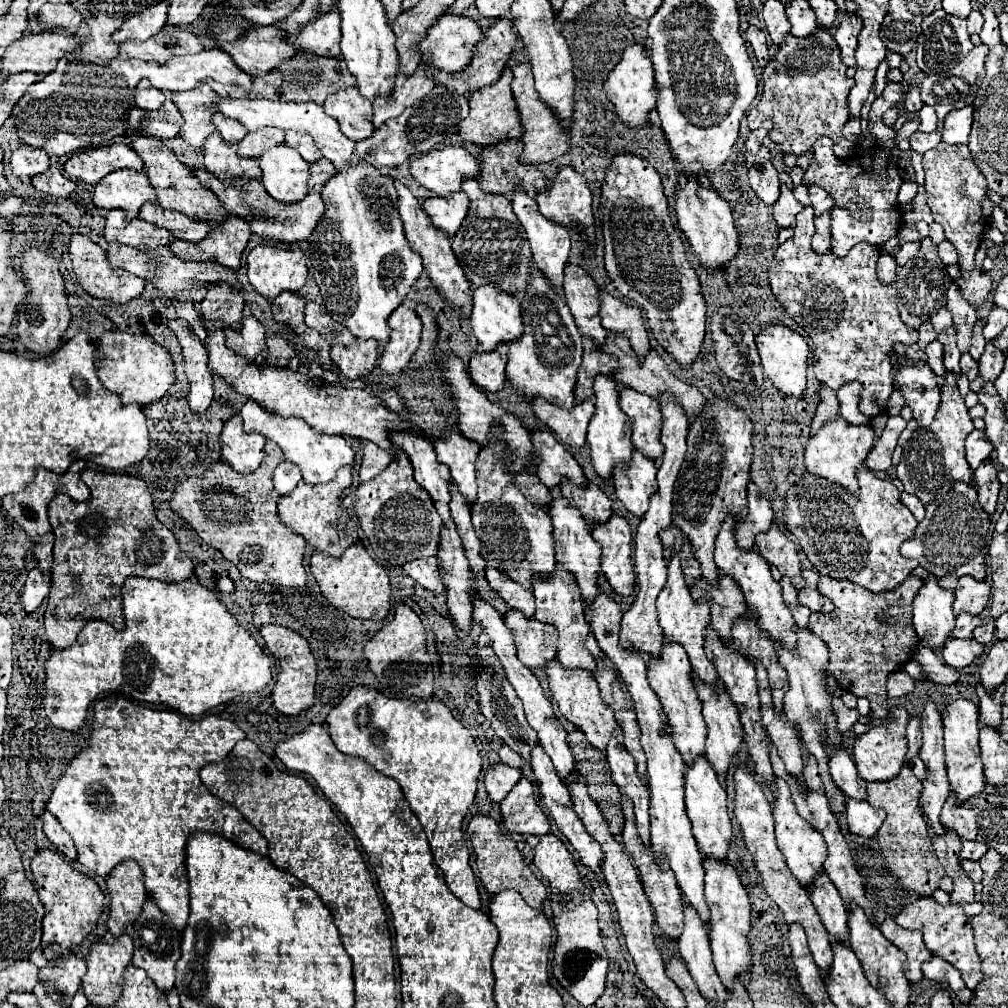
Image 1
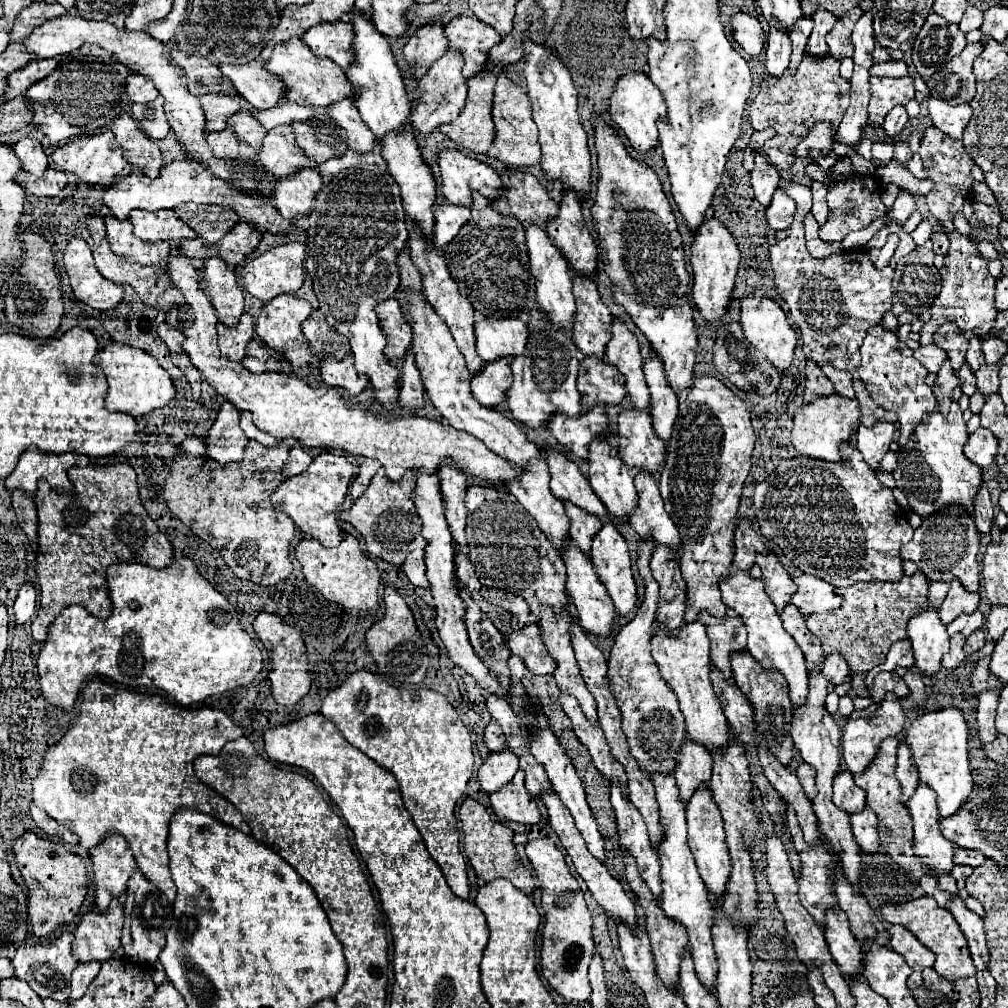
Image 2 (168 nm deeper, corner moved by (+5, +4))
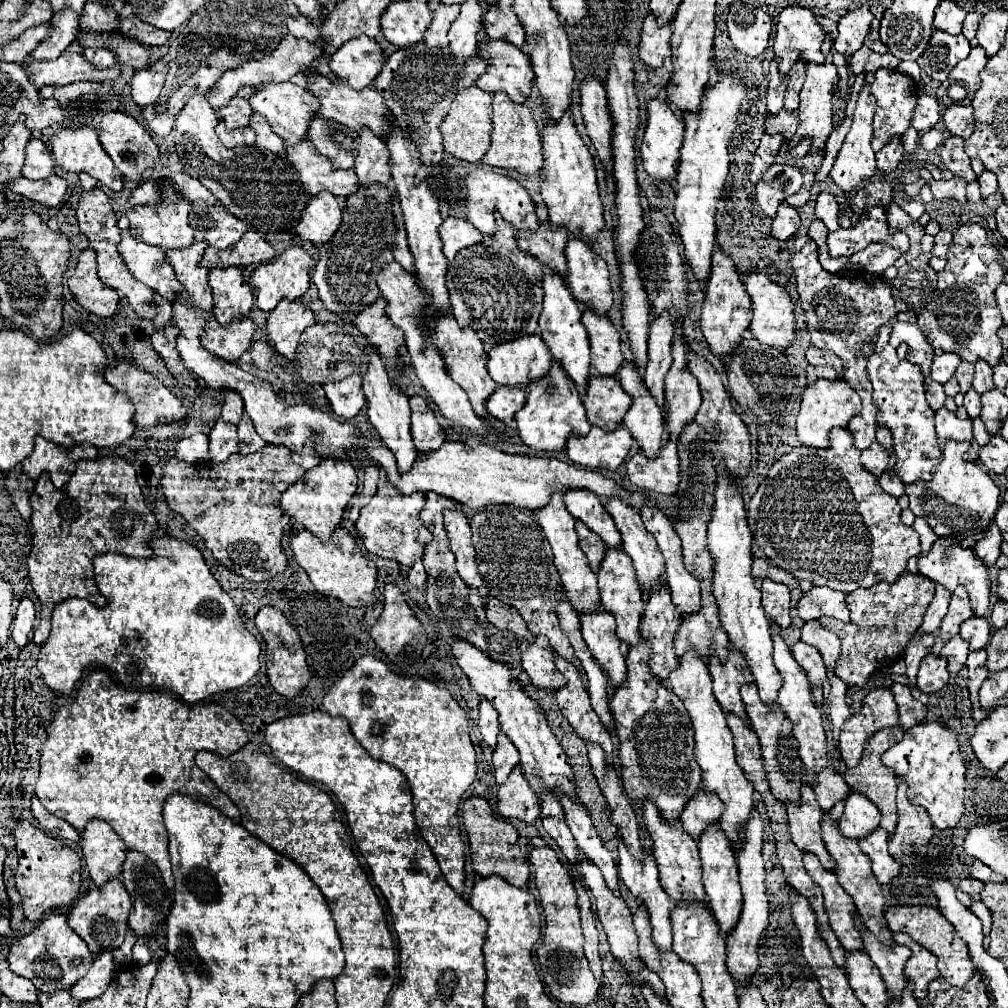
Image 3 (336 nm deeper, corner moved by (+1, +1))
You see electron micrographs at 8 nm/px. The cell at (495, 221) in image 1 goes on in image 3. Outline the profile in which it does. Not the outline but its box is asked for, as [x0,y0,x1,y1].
[447,213,543,345]

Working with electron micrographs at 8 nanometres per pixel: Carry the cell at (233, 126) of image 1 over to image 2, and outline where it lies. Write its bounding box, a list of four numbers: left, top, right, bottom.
[229,110,267,148]

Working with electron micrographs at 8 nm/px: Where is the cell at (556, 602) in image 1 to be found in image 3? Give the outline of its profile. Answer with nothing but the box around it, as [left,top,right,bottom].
[555,653,619,767]

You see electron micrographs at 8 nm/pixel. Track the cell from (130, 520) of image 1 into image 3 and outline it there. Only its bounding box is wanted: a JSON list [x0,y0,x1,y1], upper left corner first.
[29,457,157,645]

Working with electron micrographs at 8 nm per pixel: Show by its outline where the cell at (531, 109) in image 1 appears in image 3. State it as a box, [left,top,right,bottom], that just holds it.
[483,93,543,175]

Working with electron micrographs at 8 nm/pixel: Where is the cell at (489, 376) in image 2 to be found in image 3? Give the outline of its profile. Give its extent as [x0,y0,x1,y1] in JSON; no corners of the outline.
[487,385,525,423]

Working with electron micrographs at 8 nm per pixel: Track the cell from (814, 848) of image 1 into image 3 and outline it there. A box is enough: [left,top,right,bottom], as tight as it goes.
[803,853,863,951]

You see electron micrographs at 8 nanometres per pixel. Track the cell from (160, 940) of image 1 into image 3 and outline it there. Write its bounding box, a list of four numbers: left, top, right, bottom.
[121,849,173,943]

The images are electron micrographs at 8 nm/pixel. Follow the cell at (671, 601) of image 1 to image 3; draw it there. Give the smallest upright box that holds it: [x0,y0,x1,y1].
[667,649,753,841]

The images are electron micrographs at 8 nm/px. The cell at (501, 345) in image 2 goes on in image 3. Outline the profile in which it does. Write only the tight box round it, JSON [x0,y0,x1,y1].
[487,333,553,387]

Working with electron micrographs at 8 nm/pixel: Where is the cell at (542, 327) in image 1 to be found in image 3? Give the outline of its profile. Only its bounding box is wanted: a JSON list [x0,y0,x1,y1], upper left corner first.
[515,361,591,451]

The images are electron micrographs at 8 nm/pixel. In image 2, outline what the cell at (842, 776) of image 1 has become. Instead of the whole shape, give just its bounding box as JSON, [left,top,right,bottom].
[833,772,865,812]

